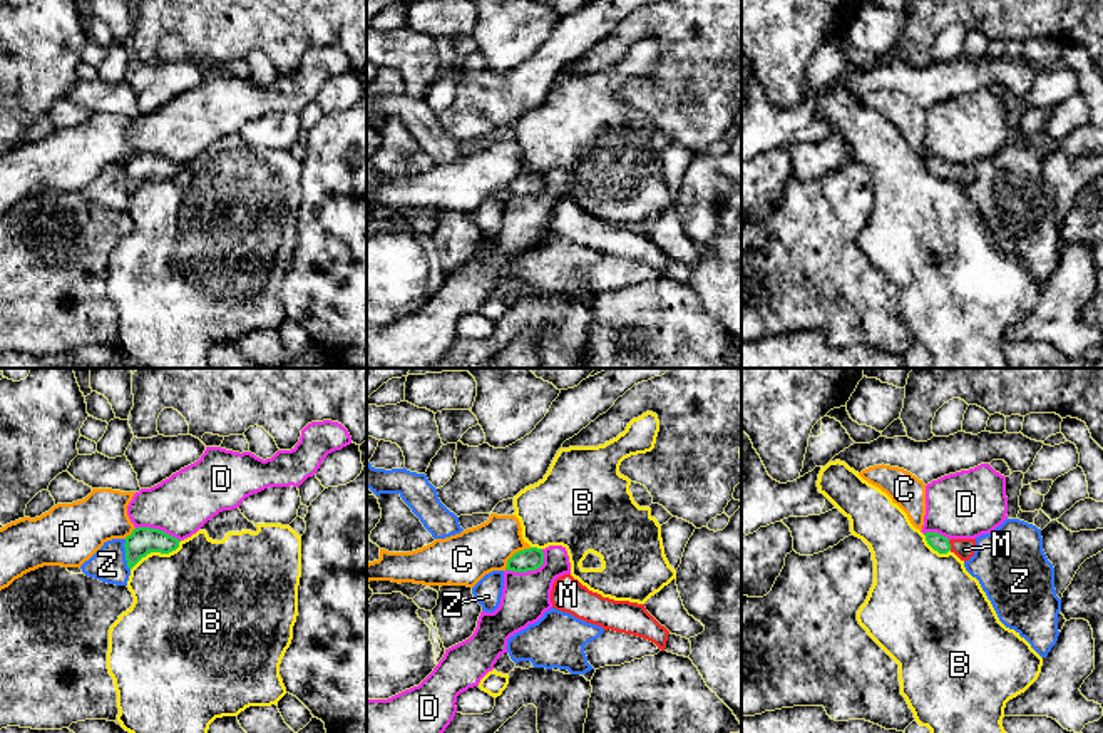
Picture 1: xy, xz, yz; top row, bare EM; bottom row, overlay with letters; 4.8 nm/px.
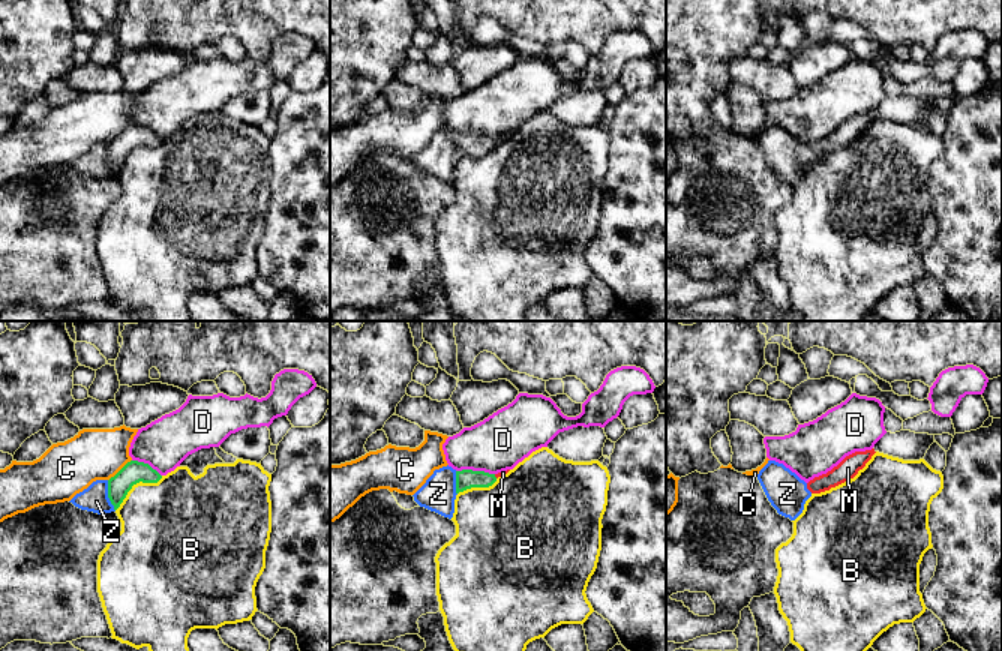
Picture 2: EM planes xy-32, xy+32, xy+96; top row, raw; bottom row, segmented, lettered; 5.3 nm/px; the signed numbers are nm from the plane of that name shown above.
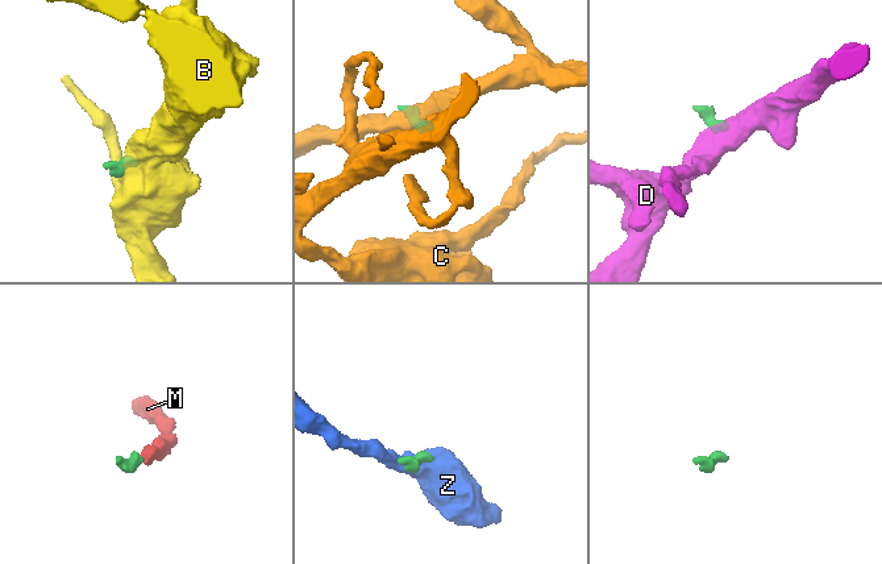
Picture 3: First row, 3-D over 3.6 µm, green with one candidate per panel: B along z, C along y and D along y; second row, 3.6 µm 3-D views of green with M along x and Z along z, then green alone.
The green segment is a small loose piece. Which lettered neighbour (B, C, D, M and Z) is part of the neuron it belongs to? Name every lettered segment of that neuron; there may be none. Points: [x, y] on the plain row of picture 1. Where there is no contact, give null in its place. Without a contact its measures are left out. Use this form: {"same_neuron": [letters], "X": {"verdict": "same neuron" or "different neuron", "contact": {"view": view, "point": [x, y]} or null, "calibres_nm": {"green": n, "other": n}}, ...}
{"same_neuron": ["M"], "B": {"verdict": "different neuron", "contact": {"view": "xy", "point": [156, 176]}, "calibres_nm": {"green": 140, "other": 440}}, "C": {"verdict": "different neuron", "contact": {"view": "xz", "point": [514, 179]}, "calibres_nm": {"green": 110, "other": 260}}, "D": {"verdict": "different neuron", "contact": {"view": "xz", "point": [531, 194]}, "calibres_nm": {"green": 110, "other": 240}}, "M": {"verdict": "same neuron", "contact": {"view": "yz", "point": [949, 171]}, "calibres_nm": {"green": 80, "other": 100}}, "Z": {"verdict": "different neuron", "contact": {"view": "xy", "point": [126, 179]}, "calibres_nm": {"green": 140, "other": 170}}}

